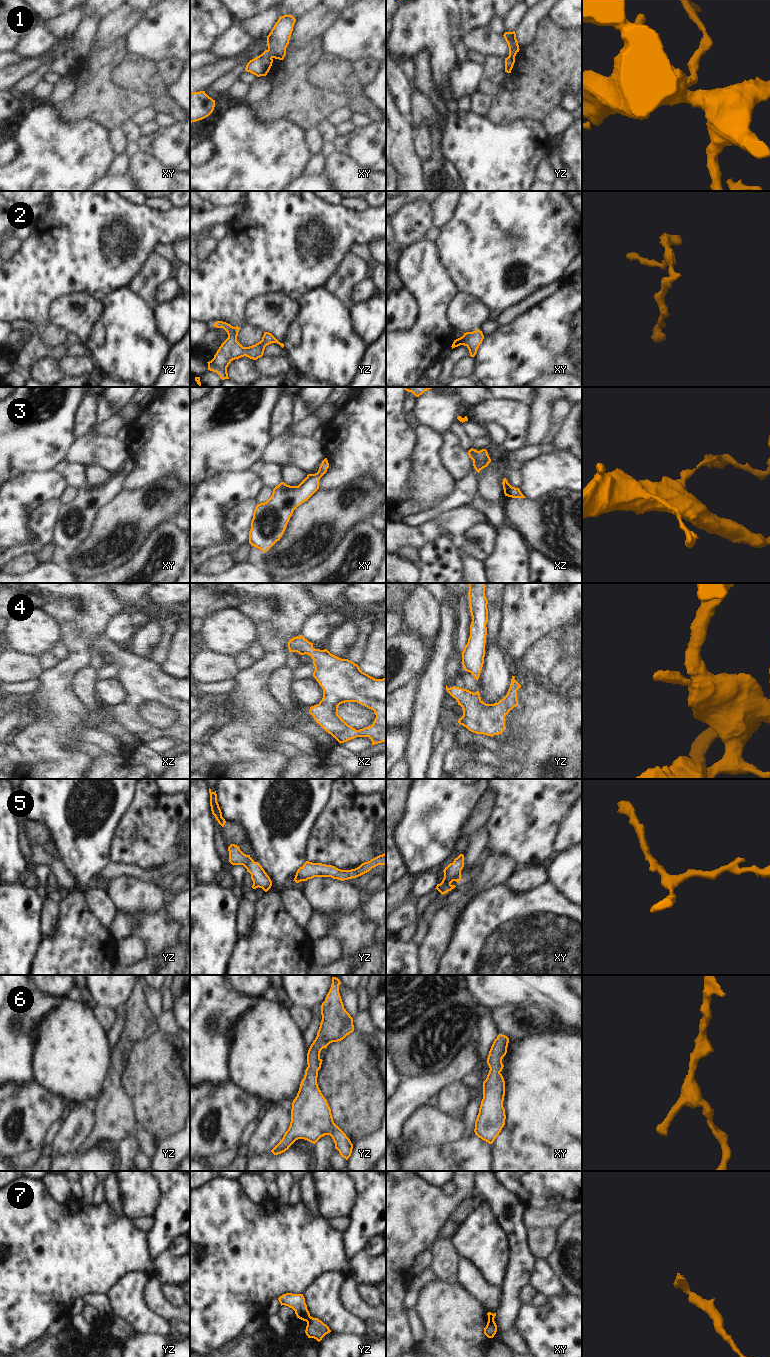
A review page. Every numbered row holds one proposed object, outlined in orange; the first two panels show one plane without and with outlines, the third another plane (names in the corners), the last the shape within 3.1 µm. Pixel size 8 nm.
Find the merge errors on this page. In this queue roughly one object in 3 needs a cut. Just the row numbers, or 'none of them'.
7

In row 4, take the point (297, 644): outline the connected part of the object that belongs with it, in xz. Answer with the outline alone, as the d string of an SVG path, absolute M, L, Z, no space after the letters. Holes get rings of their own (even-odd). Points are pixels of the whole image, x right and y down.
M302 635L290 639L288 649L289 652L297 652L300 655L308 654L313 659L315 666L313 677L323 689L323 698L317 705L310 707L309 713L326 732L340 744L356 737L369 737L371 745L386 742L386 678L375 679L362 672L359 666L350 660L341 659L327 649L315 649L313 643ZM345 702L357 702L373 710L376 715L373 724L360 730L348 725L338 715L338 706Z

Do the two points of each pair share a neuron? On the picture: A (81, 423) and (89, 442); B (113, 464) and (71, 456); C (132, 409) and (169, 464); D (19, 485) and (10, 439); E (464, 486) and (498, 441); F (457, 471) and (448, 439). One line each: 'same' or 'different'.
A: different
B: same
C: different
D: different
E: different
F: same

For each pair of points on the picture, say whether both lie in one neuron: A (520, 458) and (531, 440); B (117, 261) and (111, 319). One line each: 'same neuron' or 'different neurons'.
A: different neurons
B: different neurons

